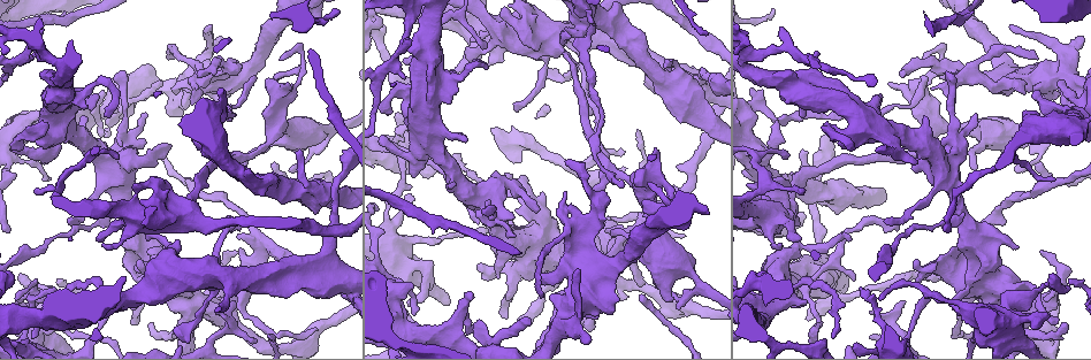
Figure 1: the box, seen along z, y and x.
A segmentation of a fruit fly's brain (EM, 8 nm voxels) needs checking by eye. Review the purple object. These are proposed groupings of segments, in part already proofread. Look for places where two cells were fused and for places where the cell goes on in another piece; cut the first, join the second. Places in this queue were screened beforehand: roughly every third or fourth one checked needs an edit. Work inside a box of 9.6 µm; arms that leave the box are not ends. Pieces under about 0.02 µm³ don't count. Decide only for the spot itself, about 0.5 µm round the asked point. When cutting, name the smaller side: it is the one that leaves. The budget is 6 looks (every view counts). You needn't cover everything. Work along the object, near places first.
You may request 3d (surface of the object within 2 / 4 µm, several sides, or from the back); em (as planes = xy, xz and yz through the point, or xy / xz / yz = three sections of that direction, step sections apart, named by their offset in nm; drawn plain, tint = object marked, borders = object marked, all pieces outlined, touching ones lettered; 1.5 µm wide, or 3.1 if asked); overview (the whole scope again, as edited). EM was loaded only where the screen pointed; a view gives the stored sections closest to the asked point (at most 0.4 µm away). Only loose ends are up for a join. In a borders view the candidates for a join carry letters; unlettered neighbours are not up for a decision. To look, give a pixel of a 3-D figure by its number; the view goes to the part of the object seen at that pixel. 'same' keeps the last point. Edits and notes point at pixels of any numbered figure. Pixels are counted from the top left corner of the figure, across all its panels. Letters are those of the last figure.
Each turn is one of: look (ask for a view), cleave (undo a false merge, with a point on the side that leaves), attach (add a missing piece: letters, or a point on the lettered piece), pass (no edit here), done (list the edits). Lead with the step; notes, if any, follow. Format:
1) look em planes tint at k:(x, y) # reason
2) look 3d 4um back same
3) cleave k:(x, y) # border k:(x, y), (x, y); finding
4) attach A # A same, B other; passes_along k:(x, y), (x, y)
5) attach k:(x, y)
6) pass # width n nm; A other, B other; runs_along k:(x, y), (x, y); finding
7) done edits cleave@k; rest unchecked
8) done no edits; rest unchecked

look em planes plain at 1:(487, 46) # an open end

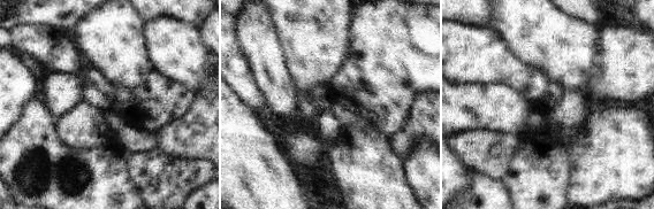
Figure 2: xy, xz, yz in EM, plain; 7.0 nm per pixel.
look em planes borders same

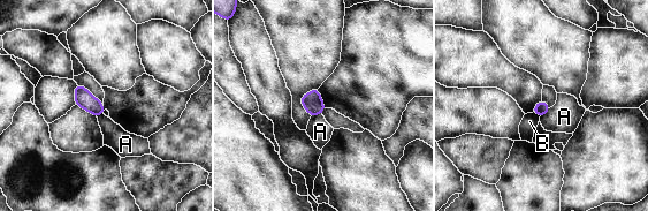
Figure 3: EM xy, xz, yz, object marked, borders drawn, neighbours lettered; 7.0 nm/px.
pass # longest_contact A 100 nm; A other, B other; border 3:(550, 107), (540, 117); none of them fits

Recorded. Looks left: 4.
look em xy step 4 borders at 1:(946, 73) # free end

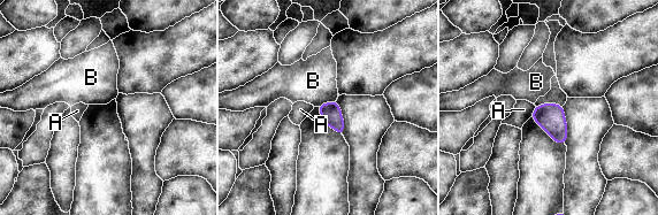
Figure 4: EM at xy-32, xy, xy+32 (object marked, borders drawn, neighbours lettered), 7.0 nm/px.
look em planes borders same # another direction

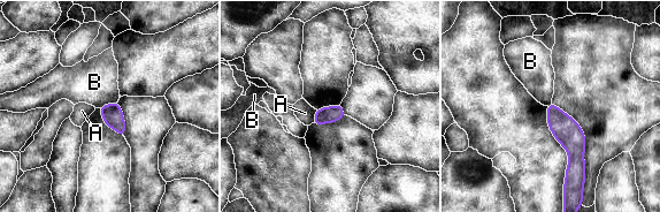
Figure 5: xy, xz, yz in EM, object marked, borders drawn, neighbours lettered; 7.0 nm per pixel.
pass # A other, B other; none of them fits

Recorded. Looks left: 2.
done no edits; rest unchecked

